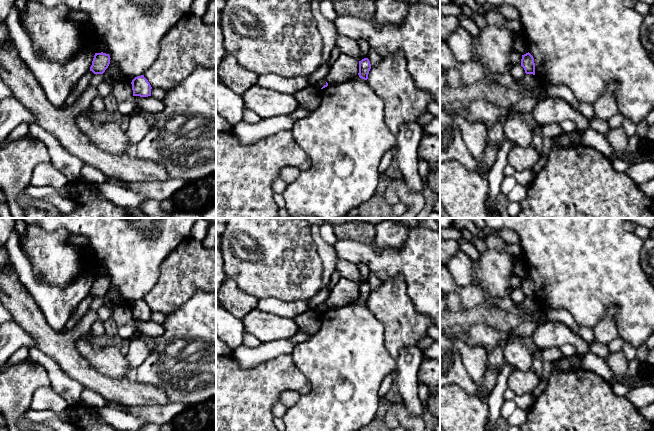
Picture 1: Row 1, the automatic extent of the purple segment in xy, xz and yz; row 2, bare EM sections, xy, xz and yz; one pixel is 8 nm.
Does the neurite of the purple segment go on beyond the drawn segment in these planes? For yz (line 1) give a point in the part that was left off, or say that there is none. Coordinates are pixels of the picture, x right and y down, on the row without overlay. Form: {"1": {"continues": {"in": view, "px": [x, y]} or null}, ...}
{"1": {"continues": null}}

